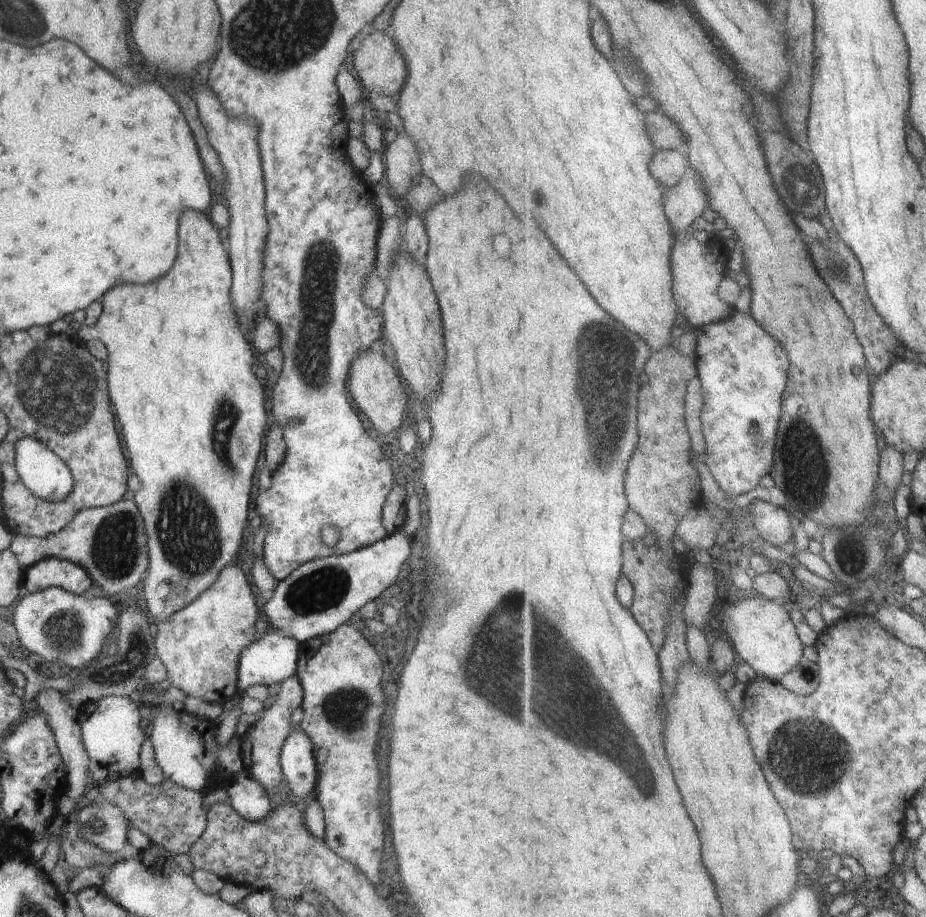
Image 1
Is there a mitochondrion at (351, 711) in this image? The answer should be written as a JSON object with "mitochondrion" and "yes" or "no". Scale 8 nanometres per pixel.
{"mitochondrion":"yes"}

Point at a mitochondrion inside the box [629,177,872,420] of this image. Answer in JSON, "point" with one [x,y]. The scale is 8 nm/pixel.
{"point":[835,266]}

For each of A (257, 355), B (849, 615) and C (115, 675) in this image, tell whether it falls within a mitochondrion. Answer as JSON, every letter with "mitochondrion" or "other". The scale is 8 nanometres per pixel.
{"A":"other","B":"other","C":"mitochondrion"}

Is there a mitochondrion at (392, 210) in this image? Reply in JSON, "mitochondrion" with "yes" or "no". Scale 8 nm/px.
{"mitochondrion":"no"}

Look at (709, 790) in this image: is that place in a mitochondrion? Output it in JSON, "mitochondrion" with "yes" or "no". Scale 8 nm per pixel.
{"mitochondrion":"no"}

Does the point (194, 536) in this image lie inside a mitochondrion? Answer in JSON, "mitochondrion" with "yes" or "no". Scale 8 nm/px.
{"mitochondrion":"yes"}

